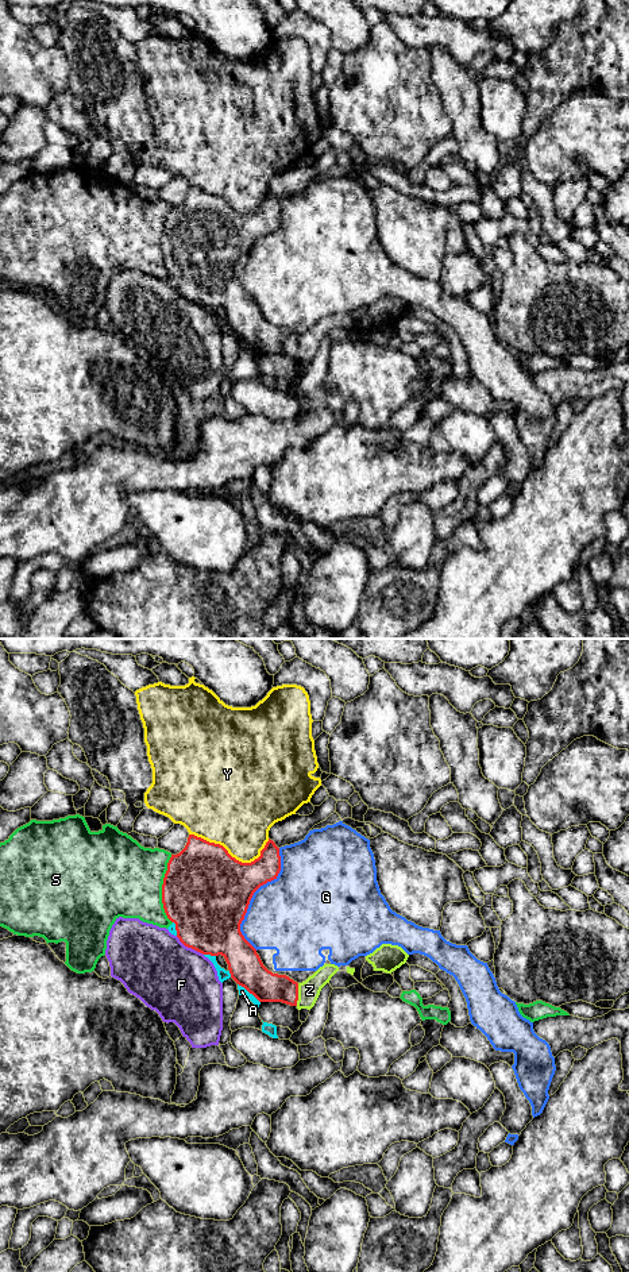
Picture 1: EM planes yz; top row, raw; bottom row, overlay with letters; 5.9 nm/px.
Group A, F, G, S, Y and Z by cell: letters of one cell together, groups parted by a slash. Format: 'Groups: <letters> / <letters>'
Groups: A / F / G / S / Y / Z

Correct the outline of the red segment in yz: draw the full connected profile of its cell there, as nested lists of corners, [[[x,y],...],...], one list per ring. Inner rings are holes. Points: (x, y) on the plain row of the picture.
[[[189,186],[185,200],[171,207],[162,236],[162,255],[167,270],[175,275],[180,293],[202,307],[221,307],[231,329],[259,354],[282,354],[298,362],[310,362],[321,340],[339,323],[335,316],[324,316],[305,334],[297,335],[286,327],[269,323],[256,301],[244,290],[240,275],[244,271],[254,244],[267,234],[277,231],[281,223],[279,200],[269,190],[261,208],[242,215],[228,203],[194,186]]]

